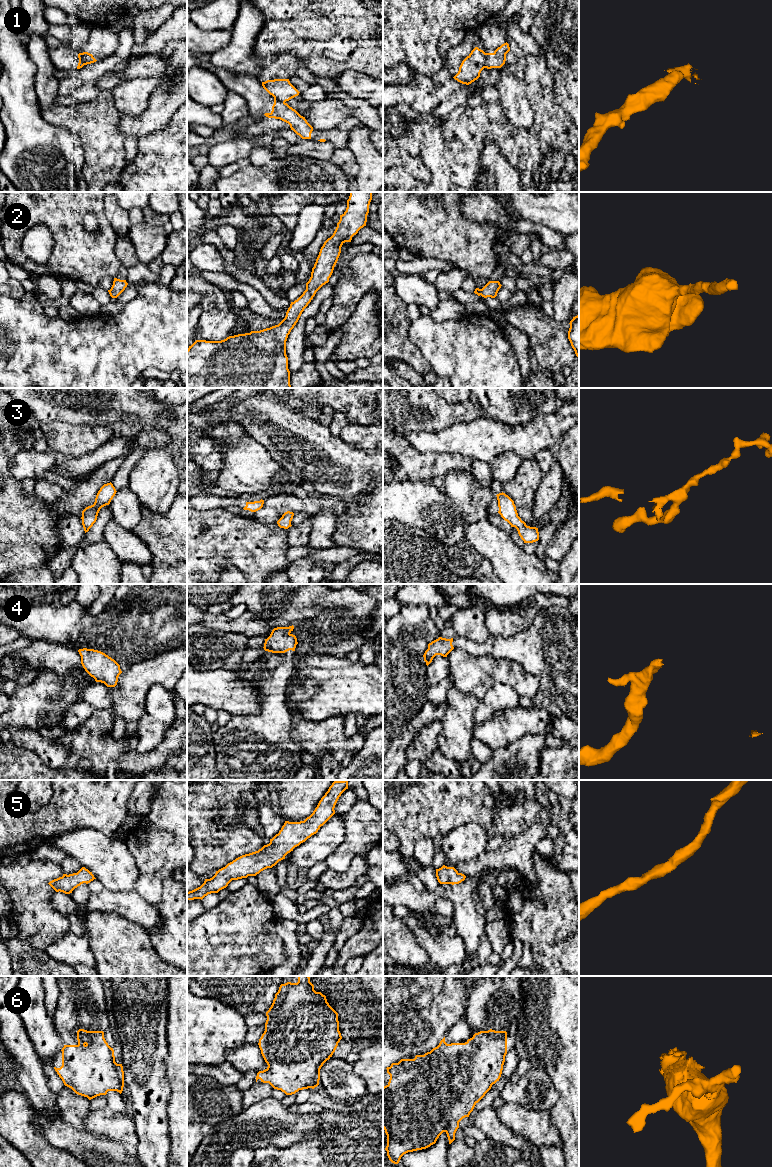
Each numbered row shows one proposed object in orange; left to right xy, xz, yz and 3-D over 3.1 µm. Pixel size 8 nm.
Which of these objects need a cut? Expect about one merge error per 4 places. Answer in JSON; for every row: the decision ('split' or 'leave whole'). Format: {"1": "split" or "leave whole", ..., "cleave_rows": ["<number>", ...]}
{"1": "split", "2": "leave whole", "3": "leave whole", "4": "leave whole", "5": "leave whole", "6": "leave whole", "cleave_rows": ["1"]}

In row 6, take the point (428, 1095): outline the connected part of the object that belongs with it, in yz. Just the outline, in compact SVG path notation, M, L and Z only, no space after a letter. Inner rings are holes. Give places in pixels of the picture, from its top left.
M480 1031L465 1043L445 1042L445 1037L439 1045L424 1055L416 1055L414 1059L401 1059L387 1067L390 1075L389 1082L383 1087L383 1129L387 1135L387 1156L389 1160L398 1164L401 1157L417 1150L422 1150L435 1144L439 1136L445 1132L449 1144L455 1140L455 1133L459 1122L469 1117L475 1105L499 1081L505 1056L507 1054L506 1031Z

